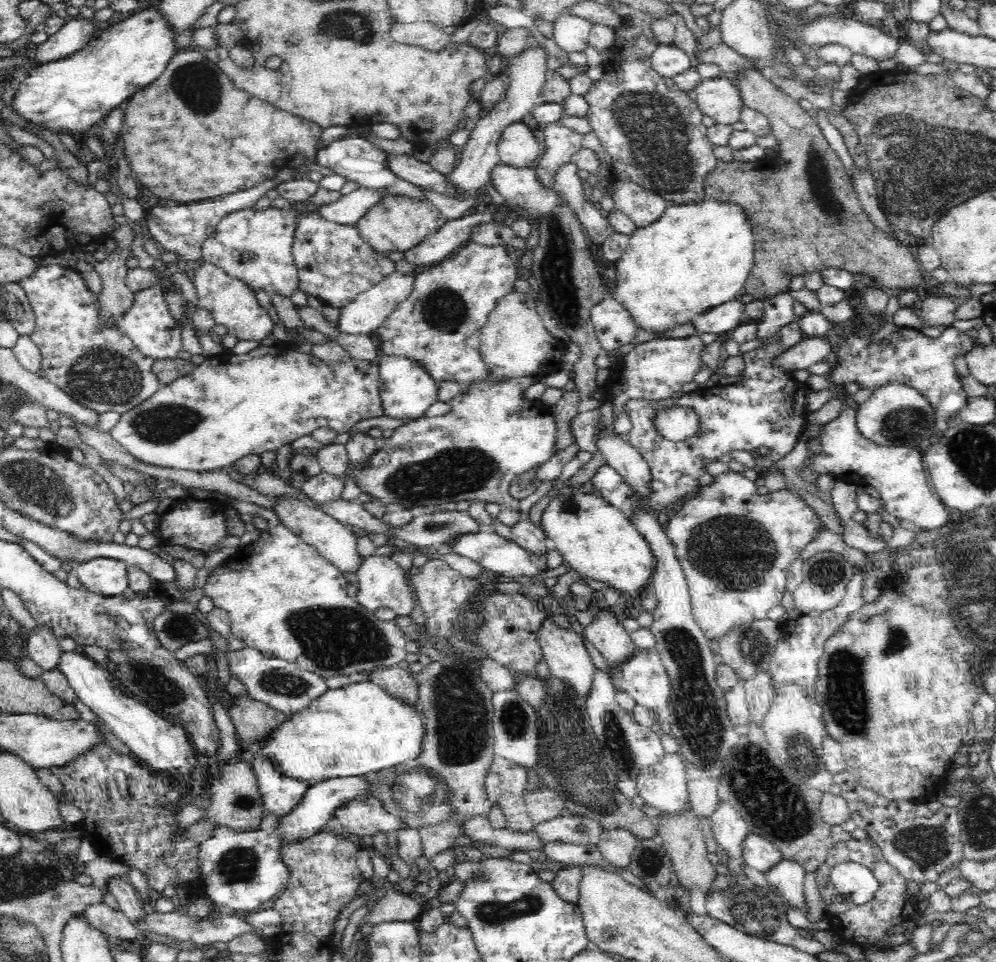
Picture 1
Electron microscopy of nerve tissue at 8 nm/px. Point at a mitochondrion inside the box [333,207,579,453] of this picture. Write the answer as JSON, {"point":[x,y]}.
{"point":[444,310]}

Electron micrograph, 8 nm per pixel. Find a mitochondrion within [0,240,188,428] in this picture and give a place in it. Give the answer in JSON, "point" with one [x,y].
{"point":[102,376]}

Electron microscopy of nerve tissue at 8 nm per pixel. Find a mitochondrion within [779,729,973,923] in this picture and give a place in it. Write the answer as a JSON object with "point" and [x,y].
{"point":[925,844]}

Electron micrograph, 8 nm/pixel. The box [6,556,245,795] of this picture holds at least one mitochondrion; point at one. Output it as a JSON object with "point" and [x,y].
{"point":[150,678]}

